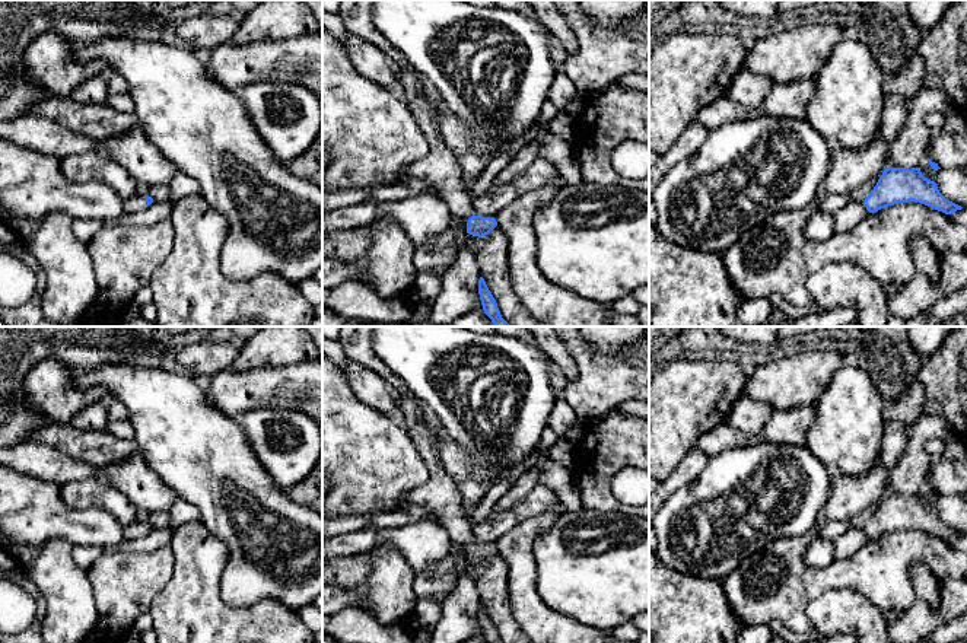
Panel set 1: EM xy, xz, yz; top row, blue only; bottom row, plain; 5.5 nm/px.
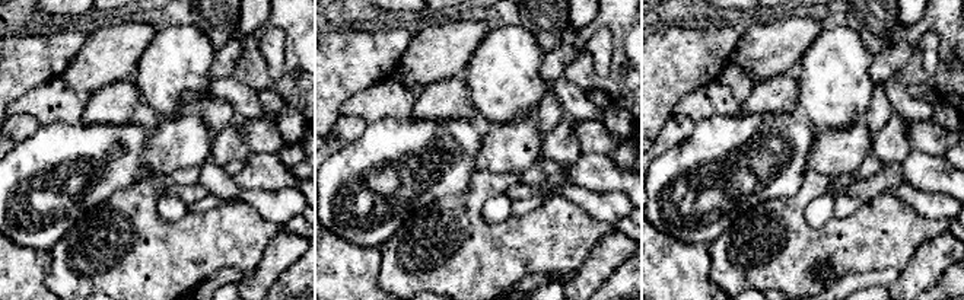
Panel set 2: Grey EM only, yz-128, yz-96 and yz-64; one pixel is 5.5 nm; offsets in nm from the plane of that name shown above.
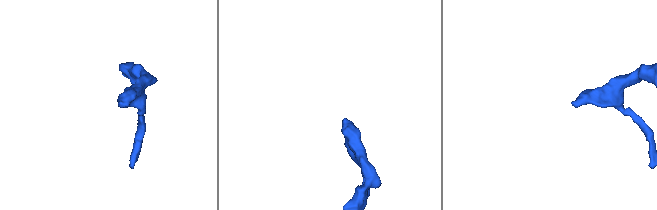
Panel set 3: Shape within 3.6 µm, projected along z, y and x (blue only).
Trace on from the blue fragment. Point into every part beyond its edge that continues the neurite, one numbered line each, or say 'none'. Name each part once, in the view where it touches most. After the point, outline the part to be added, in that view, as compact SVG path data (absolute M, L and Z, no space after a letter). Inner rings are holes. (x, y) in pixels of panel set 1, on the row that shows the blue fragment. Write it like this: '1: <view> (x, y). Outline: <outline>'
1: xy (136, 203). Outline: M133 195L128 198L124 198L123 209L127 213L134 213L144 210L147 207L146 198L143 195Z

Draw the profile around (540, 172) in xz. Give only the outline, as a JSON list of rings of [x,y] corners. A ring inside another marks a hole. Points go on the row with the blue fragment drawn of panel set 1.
[[[538,159],[532,162],[524,172],[518,174],[510,182],[502,187],[492,184],[483,195],[471,194],[473,214],[493,219],[502,209],[510,204],[515,198],[521,197],[525,192],[538,190],[553,179],[564,184],[563,176],[551,162]]]

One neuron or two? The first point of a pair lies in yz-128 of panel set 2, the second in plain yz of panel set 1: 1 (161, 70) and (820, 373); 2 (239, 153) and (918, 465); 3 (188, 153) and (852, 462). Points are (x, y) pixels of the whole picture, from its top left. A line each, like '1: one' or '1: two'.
1: two
2: one
3: two

